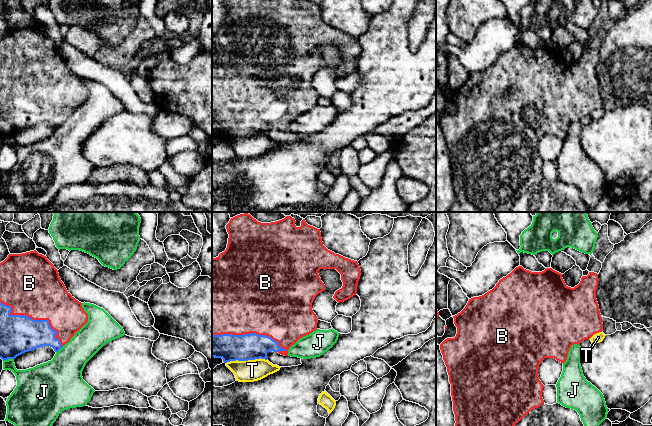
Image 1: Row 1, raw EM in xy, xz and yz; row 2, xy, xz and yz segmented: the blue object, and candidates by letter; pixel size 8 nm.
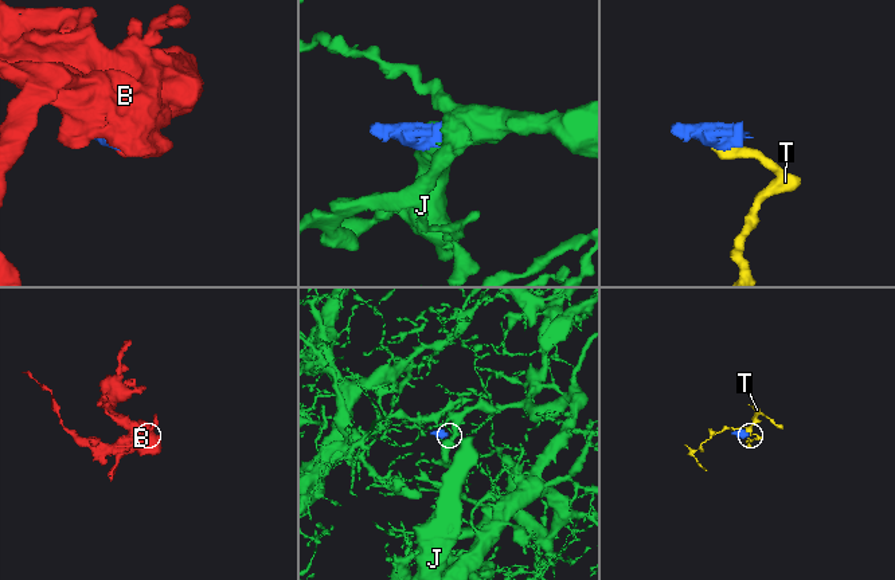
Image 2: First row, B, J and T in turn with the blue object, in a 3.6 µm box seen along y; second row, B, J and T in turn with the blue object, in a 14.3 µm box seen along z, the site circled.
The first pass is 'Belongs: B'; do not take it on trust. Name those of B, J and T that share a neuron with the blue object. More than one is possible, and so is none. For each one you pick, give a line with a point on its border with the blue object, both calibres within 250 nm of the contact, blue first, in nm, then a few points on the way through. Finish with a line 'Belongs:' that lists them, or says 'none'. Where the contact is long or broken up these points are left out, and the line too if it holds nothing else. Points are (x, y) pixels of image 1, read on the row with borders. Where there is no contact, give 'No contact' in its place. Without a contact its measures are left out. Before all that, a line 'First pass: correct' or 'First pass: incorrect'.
First pass: correct
B: Touches blue at xy (34, 320). Thickness 300 nm (blue) against 440 nm
Belongs: B

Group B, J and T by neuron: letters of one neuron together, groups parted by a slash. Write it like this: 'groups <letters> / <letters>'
groups B / J / T

